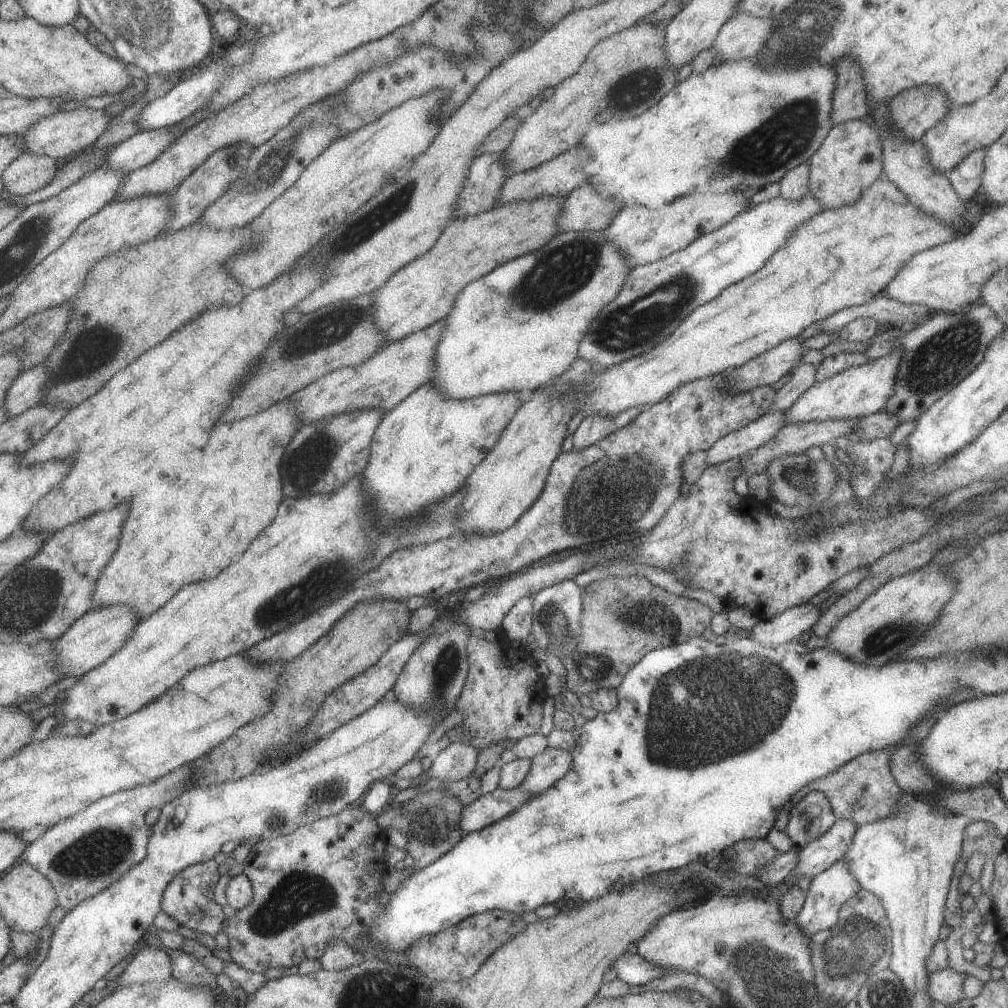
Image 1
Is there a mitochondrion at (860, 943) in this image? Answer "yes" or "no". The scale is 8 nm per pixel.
yes

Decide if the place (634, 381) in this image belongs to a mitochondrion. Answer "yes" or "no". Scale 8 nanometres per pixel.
no

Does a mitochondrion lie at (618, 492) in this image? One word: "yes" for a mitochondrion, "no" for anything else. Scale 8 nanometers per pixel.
yes

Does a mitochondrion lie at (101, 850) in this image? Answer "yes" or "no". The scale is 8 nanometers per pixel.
yes

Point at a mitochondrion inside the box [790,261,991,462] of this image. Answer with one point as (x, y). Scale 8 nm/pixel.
(941, 359)

